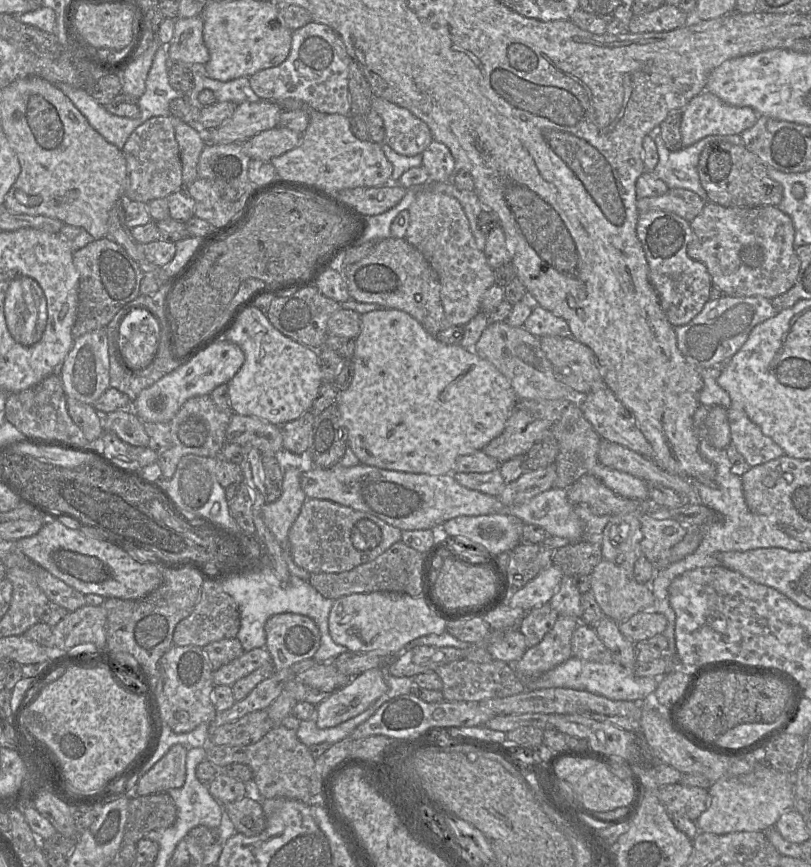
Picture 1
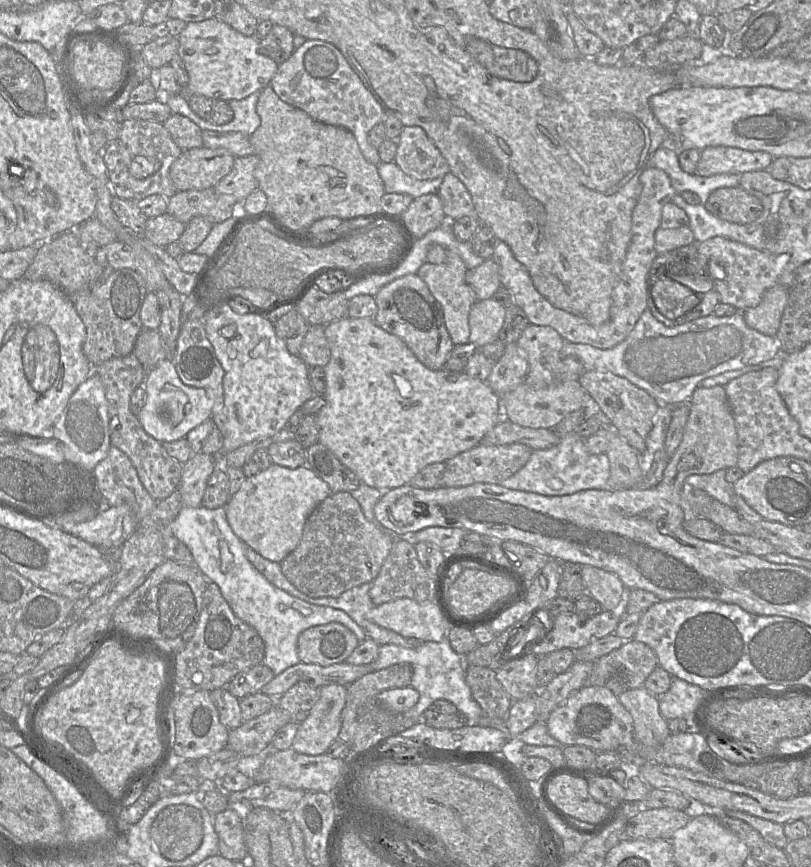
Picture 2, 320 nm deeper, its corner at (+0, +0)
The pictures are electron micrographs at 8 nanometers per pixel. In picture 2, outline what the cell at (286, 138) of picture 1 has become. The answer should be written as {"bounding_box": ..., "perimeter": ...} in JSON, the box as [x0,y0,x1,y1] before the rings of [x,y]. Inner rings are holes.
{"bounding_box":[215,154,259,209],"perimeter":[[[256,154],[236,157],[231,171],[218,182],[215,190],[221,194],[234,196],[240,209],[243,200],[259,188],[254,176],[258,163],[259,157]]]}

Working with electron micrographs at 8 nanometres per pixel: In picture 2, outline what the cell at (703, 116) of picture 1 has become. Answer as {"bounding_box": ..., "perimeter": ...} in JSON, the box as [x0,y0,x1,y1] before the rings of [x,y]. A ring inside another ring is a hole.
{"bounding_box":[695,146,773,177],"perimeter":[[[711,146],[700,151],[695,174],[701,177],[716,174],[738,174],[764,171],[773,156],[763,151],[747,151],[736,147]]]}

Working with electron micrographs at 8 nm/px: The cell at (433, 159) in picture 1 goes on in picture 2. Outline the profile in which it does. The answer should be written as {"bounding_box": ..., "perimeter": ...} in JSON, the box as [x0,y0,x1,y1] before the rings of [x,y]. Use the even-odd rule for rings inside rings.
{"bounding_box":[438,172,476,220],"perimeter":[[[448,172],[443,177],[438,195],[448,219],[456,220],[465,216],[476,218],[470,193],[453,173]]]}

